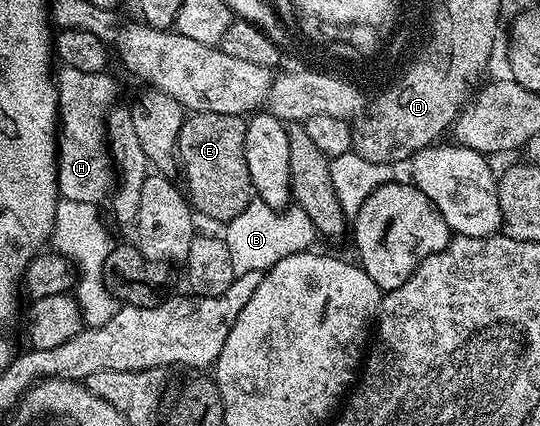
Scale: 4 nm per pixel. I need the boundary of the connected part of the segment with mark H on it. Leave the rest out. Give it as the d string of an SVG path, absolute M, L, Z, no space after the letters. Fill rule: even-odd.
M63 67L55 74L58 114L56 138L56 182L61 198L99 206L114 189L107 138L108 112L117 104L116 81L111 72L91 73Z

